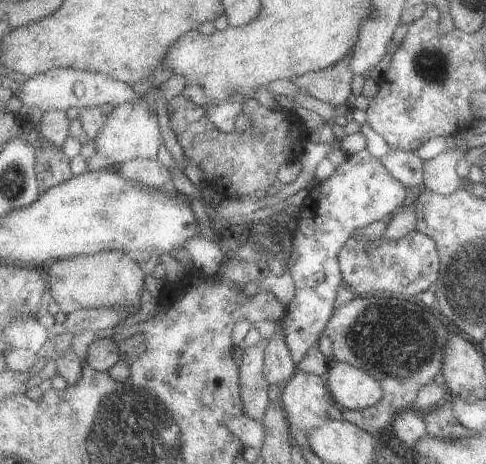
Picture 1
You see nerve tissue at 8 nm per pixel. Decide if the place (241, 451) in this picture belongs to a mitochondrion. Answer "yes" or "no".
no

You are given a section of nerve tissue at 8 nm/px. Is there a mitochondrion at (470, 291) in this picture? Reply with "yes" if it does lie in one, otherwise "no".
yes

